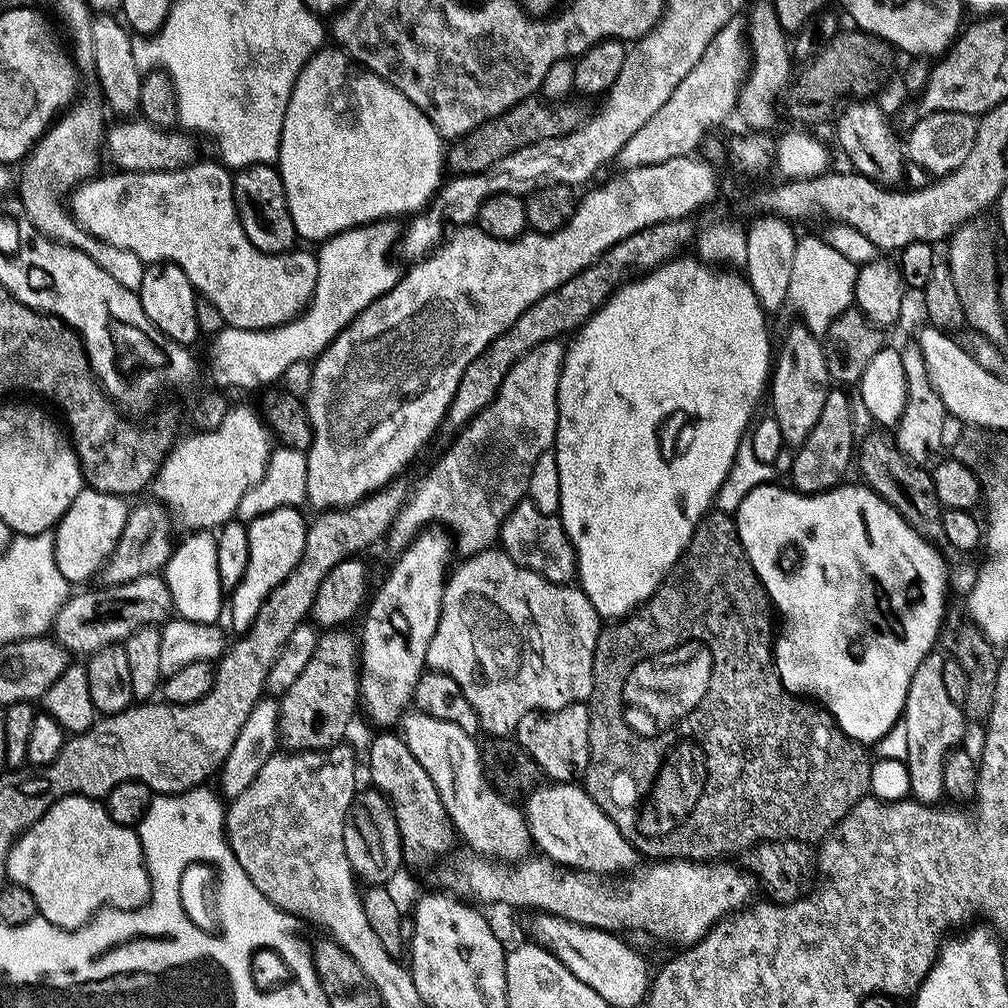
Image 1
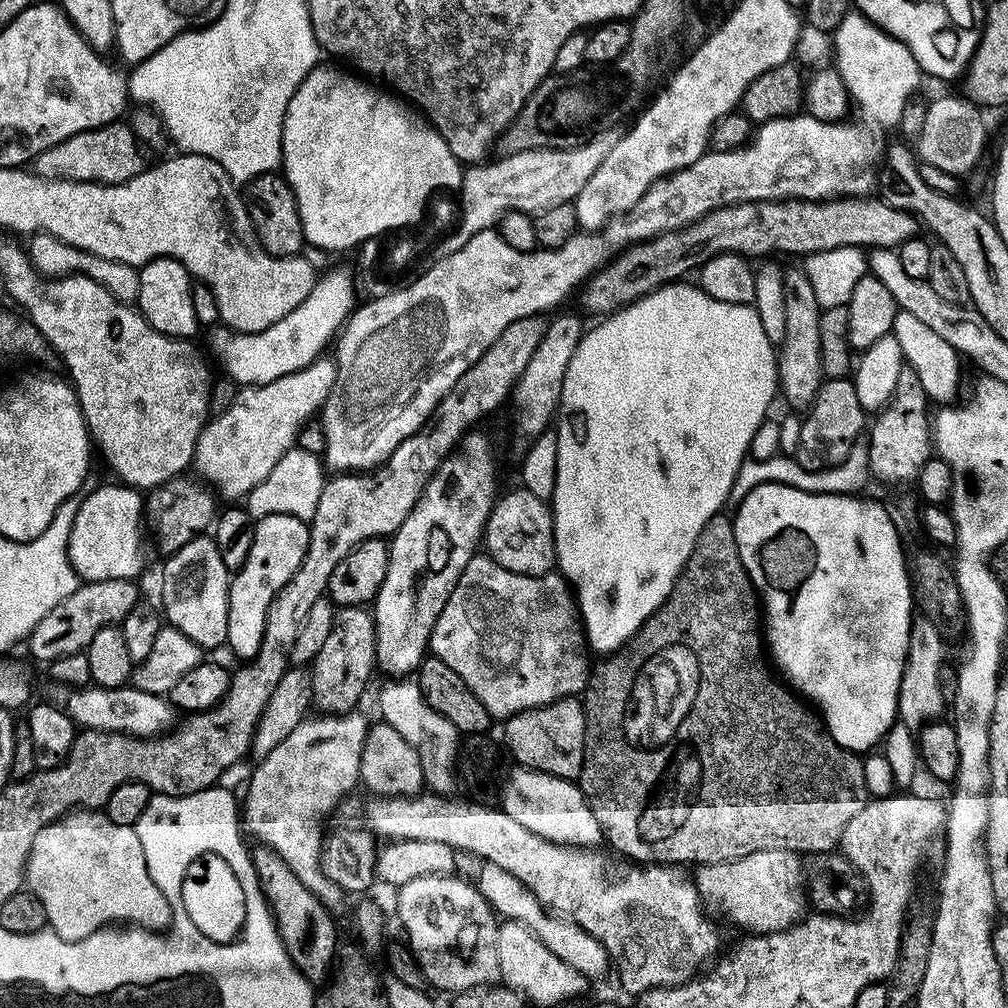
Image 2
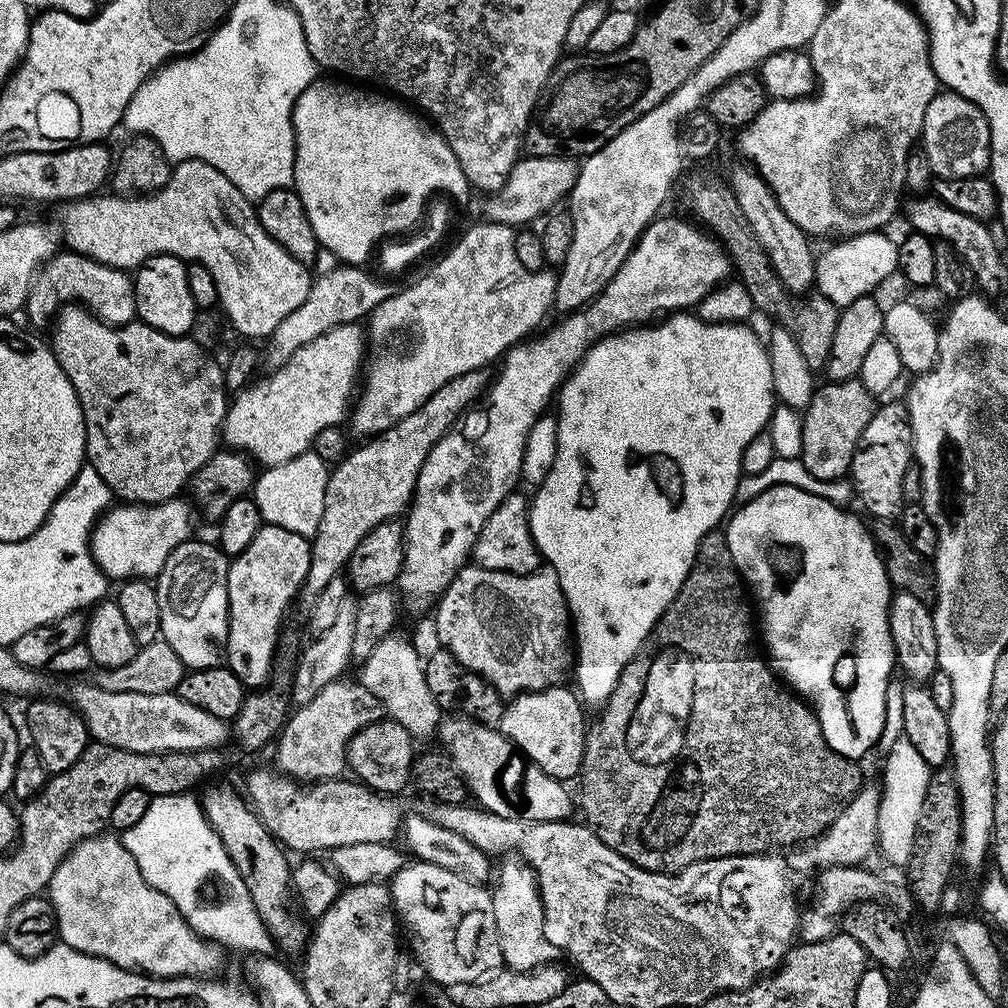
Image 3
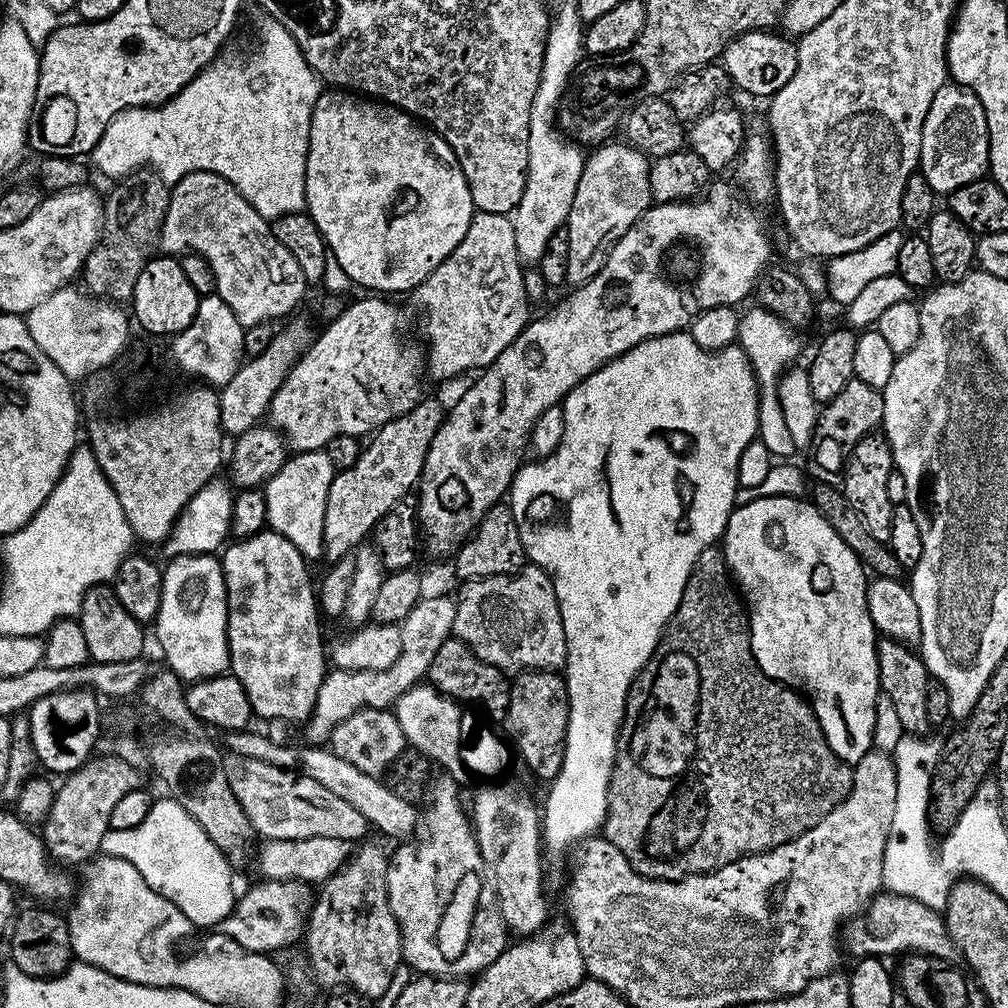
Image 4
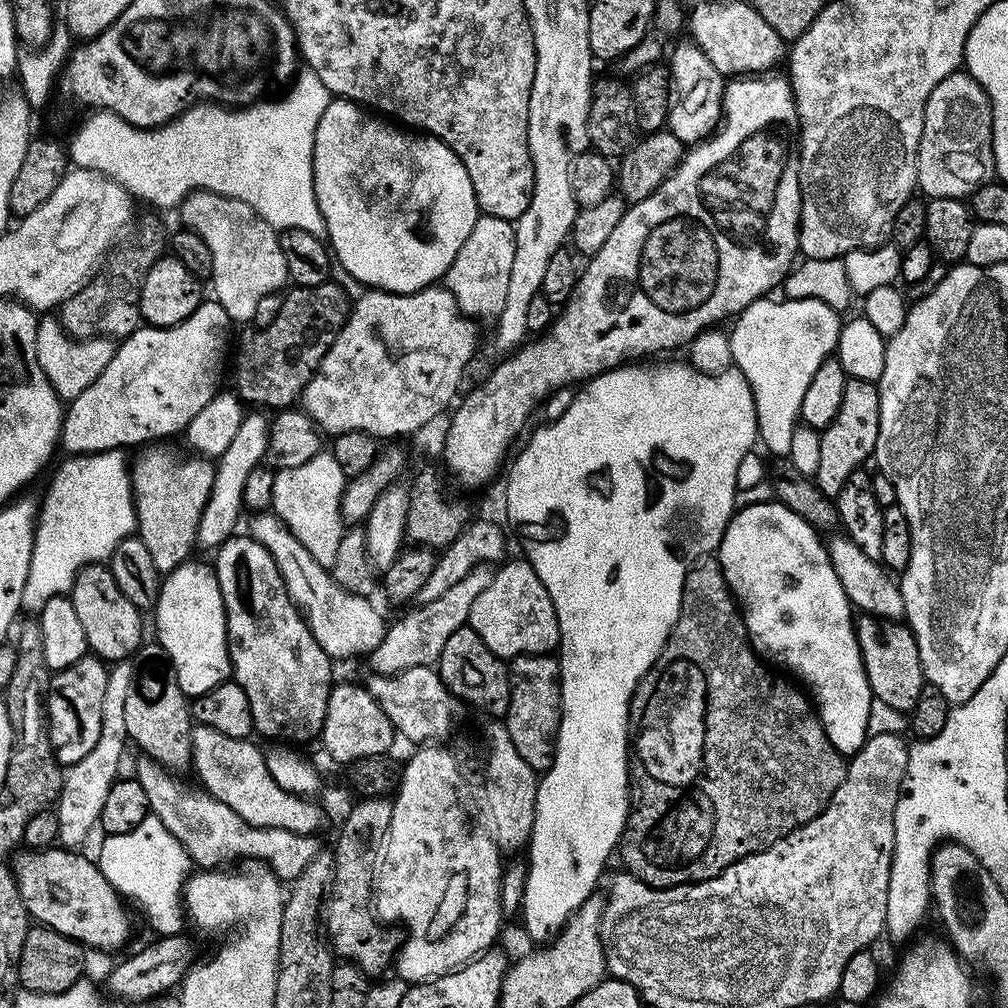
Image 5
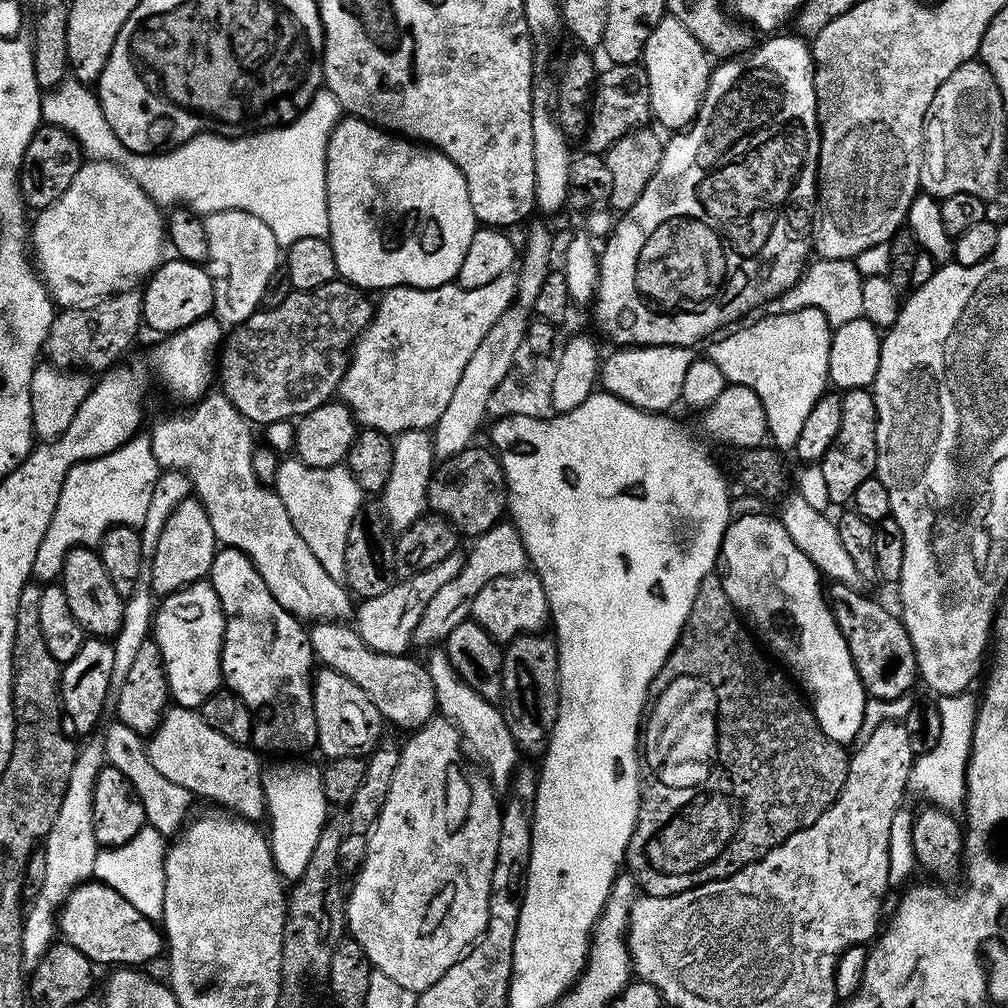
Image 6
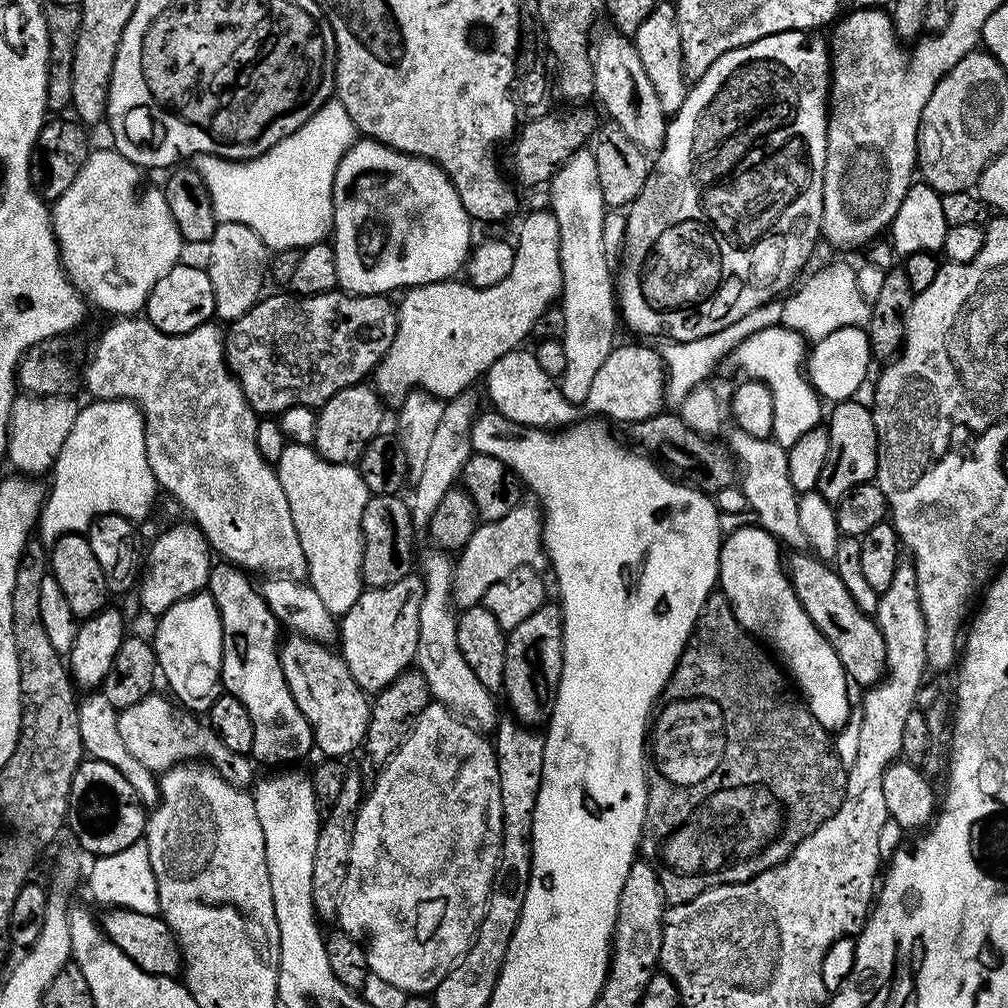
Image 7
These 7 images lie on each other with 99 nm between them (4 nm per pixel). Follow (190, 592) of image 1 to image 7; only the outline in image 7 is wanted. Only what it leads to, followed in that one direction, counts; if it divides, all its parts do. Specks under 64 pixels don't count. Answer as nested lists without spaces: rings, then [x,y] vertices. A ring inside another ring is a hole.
[[[206,590],[195,592],[193,596],[182,598],[182,602],[174,602],[174,606],[163,612],[155,624],[156,637],[151,637],[150,643],[156,650],[159,675],[168,683],[167,691],[181,705],[184,703],[189,713],[207,713],[208,707],[222,692],[220,667],[224,639],[214,598]]]

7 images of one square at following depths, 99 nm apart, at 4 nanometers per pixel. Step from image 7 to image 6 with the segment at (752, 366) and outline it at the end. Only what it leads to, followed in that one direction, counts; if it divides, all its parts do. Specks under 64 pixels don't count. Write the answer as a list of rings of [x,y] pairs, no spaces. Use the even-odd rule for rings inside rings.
[[[812,308],[773,312],[773,316],[764,316],[745,328],[732,330],[737,332],[729,331],[729,336],[718,341],[706,356],[727,373],[728,384],[744,384],[758,394],[766,410],[771,443],[777,449],[792,450],[810,410],[814,410],[814,402],[829,387],[828,363],[834,329],[824,315]]]

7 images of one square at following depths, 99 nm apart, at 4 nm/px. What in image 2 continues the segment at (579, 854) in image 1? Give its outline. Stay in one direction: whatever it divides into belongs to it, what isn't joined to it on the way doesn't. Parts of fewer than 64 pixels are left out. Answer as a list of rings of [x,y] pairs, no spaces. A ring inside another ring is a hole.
[[[514,768],[502,786],[500,798],[501,811],[548,841],[568,847],[595,848],[603,843],[601,824],[575,781],[532,769]]]

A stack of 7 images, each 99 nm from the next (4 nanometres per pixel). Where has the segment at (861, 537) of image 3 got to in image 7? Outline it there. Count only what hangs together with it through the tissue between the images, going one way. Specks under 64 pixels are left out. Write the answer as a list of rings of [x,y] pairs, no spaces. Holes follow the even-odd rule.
[[[742,527],[727,533],[720,545],[718,588],[732,603],[734,614],[744,629],[769,649],[776,648],[775,655],[798,685],[814,718],[818,718],[824,728],[835,730],[847,722],[852,712],[848,705],[850,681],[842,662],[838,662],[834,646],[830,646],[818,626],[810,622],[806,610],[802,610],[788,580],[782,556],[780,560],[780,551],[782,548],[776,537],[765,528]]]

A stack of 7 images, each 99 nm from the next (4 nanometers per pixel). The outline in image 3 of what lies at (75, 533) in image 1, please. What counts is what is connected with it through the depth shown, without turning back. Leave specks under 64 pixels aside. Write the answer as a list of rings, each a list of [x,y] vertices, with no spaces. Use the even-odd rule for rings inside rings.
[[[179,496],[153,505],[125,503],[107,509],[89,540],[92,557],[104,576],[114,582],[159,576],[169,554],[193,535],[195,507],[184,499]]]

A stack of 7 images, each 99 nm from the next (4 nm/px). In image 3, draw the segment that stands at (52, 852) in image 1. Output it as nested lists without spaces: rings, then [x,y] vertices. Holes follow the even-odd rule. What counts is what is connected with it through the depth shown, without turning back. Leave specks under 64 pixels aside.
[[[109,834],[91,836],[82,841],[81,844],[73,846],[72,851],[68,853],[68,857],[58,866],[58,870],[54,870],[54,878],[50,878],[46,889],[46,896],[48,900],[51,901],[53,910],[56,912],[56,926],[59,939],[67,948],[72,949],[73,953],[83,954],[88,958],[108,960],[111,964],[119,968],[135,970],[150,976],[158,976],[161,978],[170,976],[194,976],[197,978],[215,977],[215,972],[224,964],[223,954],[225,955],[225,953],[222,951],[221,945],[213,944],[211,940],[205,940],[204,937],[199,936],[197,932],[185,922],[184,915],[178,910],[178,906],[174,902],[170,902],[170,898],[166,898],[166,894],[162,894],[162,890],[154,890],[148,885],[146,878],[142,874],[142,870],[138,866],[138,862],[134,862],[130,850],[126,850],[123,839],[121,839],[119,835],[108,835]]]

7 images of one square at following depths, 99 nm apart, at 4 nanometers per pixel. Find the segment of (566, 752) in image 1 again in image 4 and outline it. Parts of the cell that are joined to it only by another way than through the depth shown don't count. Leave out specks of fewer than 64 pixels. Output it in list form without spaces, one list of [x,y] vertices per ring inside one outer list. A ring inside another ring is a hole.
[[[529,670],[519,673],[510,684],[510,706],[504,715],[503,727],[508,727],[507,739],[516,743],[528,768],[543,782],[551,782],[562,770],[568,729],[568,681],[559,671]]]

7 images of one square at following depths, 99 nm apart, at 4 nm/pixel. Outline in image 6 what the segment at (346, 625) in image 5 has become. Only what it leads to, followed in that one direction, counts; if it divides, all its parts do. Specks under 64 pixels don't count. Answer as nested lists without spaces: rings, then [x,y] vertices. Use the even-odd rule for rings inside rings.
[[[220,390],[209,391],[189,408],[192,408],[189,412],[176,412],[173,416],[162,417],[150,429],[154,458],[160,463],[161,469],[188,468],[186,476],[191,483],[191,491],[206,510],[210,526],[214,526],[217,541],[223,547],[236,548],[252,559],[258,574],[262,574],[262,582],[270,586],[270,594],[274,594],[276,601],[285,610],[291,612],[297,619],[308,622],[338,622],[347,619],[354,610],[351,593],[341,581],[327,574],[318,558],[311,553],[310,546],[306,545],[306,540],[298,534],[298,530],[294,530],[294,522],[290,522],[290,514],[286,514],[286,506],[282,506],[280,495],[269,485],[254,478],[254,466],[250,466],[254,447],[253,425],[238,412]]]

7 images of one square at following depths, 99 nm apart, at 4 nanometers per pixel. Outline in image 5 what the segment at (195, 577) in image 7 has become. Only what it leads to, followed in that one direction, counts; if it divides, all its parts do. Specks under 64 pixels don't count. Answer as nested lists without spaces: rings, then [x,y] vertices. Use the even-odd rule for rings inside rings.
[[[148,446],[130,464],[132,503],[136,506],[136,532],[146,542],[154,566],[167,574],[193,555],[202,512],[214,486],[216,465],[208,458],[180,461],[164,446]]]

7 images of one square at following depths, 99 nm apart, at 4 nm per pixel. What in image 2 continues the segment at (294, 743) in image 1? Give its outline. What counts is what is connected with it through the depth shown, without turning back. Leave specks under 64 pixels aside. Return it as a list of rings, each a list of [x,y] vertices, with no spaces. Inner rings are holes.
[[[364,606],[337,608],[334,630],[318,650],[310,666],[312,699],[324,714],[343,714],[357,707],[356,703],[368,688],[368,679],[378,668],[376,659],[376,622],[373,613]]]

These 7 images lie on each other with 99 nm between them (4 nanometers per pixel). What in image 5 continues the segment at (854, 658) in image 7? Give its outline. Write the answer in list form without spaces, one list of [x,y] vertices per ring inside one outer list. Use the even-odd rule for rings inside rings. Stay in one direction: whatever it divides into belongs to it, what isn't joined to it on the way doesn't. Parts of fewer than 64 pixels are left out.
[[[867,614],[861,615],[855,626],[860,657],[873,697],[896,712],[912,713],[918,702],[918,694],[922,694],[926,683],[918,642],[912,629],[900,620],[884,620],[880,616]]]

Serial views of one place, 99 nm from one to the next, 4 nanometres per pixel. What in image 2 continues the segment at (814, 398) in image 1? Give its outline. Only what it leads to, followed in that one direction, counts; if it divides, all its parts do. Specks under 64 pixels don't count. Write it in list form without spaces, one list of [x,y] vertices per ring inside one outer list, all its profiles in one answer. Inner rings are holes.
[[[803,267],[784,268],[784,289],[786,290],[786,338],[778,350],[778,392],[792,408],[811,408],[820,385],[826,377],[820,357],[820,313],[818,294],[805,274]]]

